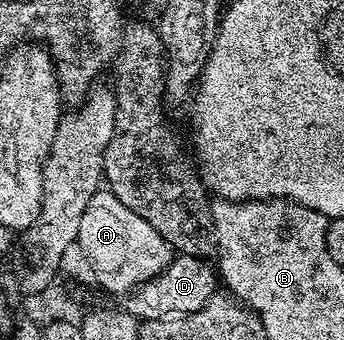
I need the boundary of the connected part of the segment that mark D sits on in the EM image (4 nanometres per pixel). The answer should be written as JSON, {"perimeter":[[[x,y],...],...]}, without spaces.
{"perimeter":[[[194,253],[179,254],[182,255],[179,259],[178,256],[171,258],[168,266],[163,269],[155,279],[149,279],[146,283],[143,283],[141,287],[136,287],[133,291],[129,292],[128,298],[125,300],[127,303],[124,303],[125,310],[129,311],[135,319],[145,321],[148,319],[164,319],[171,313],[187,315],[196,309],[205,307],[207,301],[219,290],[220,276],[213,262],[205,263],[204,260],[197,259],[196,256],[190,254]]]}

